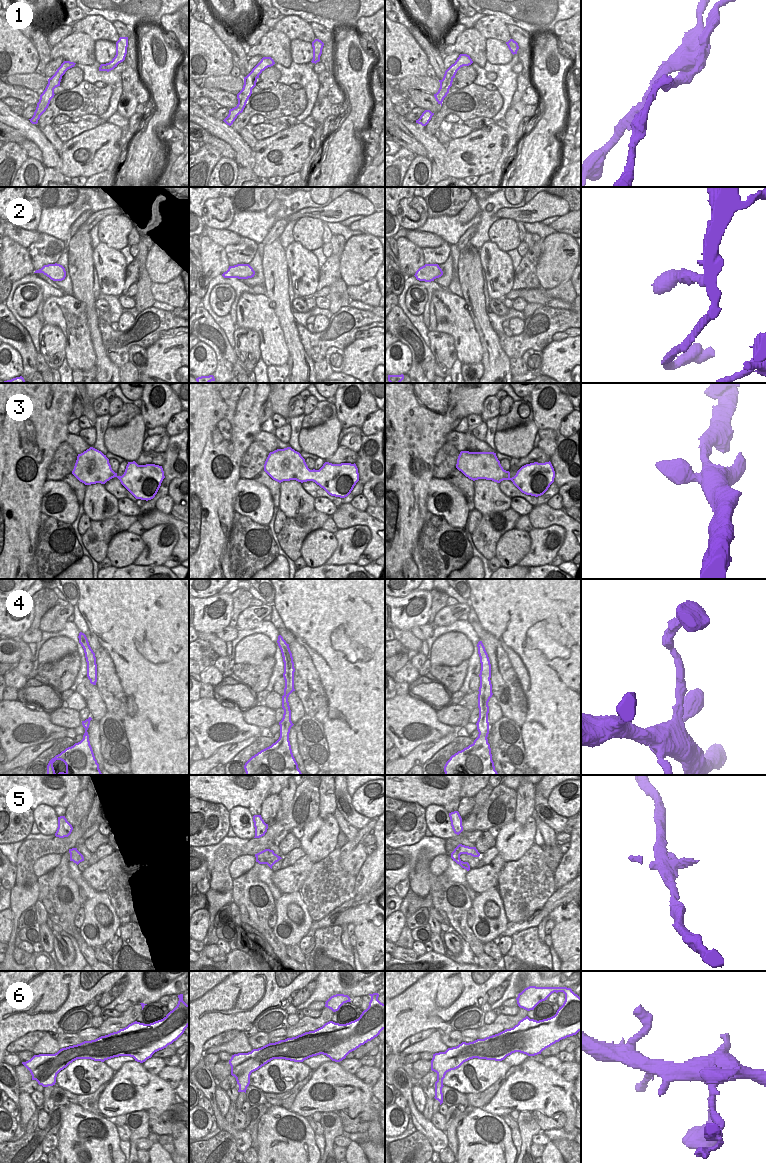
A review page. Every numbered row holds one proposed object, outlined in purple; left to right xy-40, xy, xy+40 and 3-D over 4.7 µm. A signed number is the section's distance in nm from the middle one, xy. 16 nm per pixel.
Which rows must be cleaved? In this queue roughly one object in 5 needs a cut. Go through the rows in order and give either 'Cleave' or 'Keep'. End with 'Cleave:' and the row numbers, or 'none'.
1: Cleave
2: Keep
3: Keep
4: Keep
5: Keep
6: Keep
Cleave: 1.

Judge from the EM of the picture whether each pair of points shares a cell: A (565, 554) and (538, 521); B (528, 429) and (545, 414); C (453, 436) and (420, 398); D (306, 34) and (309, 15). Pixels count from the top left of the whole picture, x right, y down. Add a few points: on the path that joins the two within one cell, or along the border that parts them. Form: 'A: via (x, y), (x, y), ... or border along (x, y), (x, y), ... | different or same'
A: via (570, 540), (570, 529), (561, 520), (552, 520) | same
B: border along (533, 420), (538, 429) | different
C: border along (451, 430), (445, 442) | different
D: border along (285, 16), (297, 15), (309, 24) | different

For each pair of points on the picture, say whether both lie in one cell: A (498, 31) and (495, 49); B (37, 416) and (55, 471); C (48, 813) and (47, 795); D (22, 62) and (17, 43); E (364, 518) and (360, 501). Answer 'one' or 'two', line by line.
A: two
B: two
C: two
D: one
E: two

